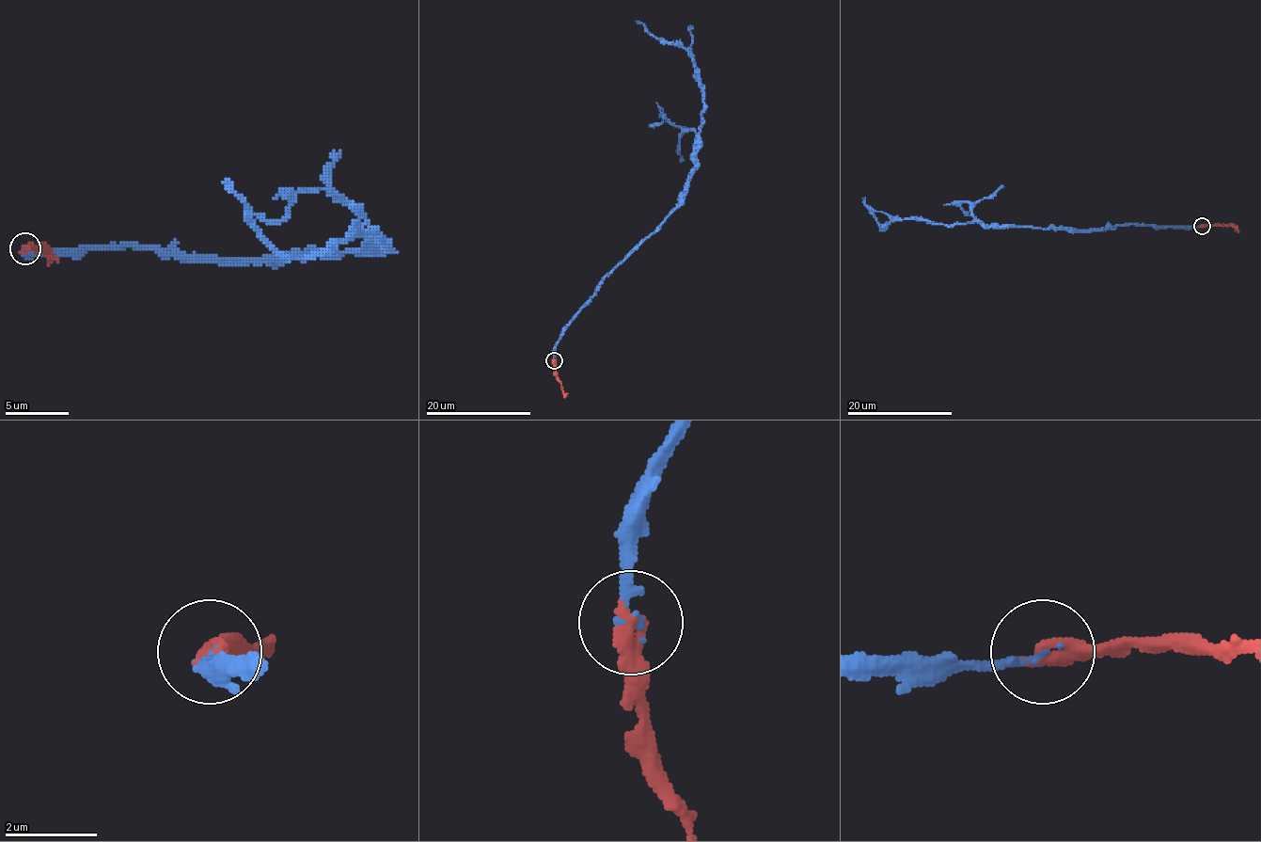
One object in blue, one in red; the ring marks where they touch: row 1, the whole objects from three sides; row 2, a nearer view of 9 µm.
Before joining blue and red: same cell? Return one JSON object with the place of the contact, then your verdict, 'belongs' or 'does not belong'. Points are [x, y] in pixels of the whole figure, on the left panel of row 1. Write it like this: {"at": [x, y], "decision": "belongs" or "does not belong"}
{"at": [25, 248], "decision": "belongs"}

